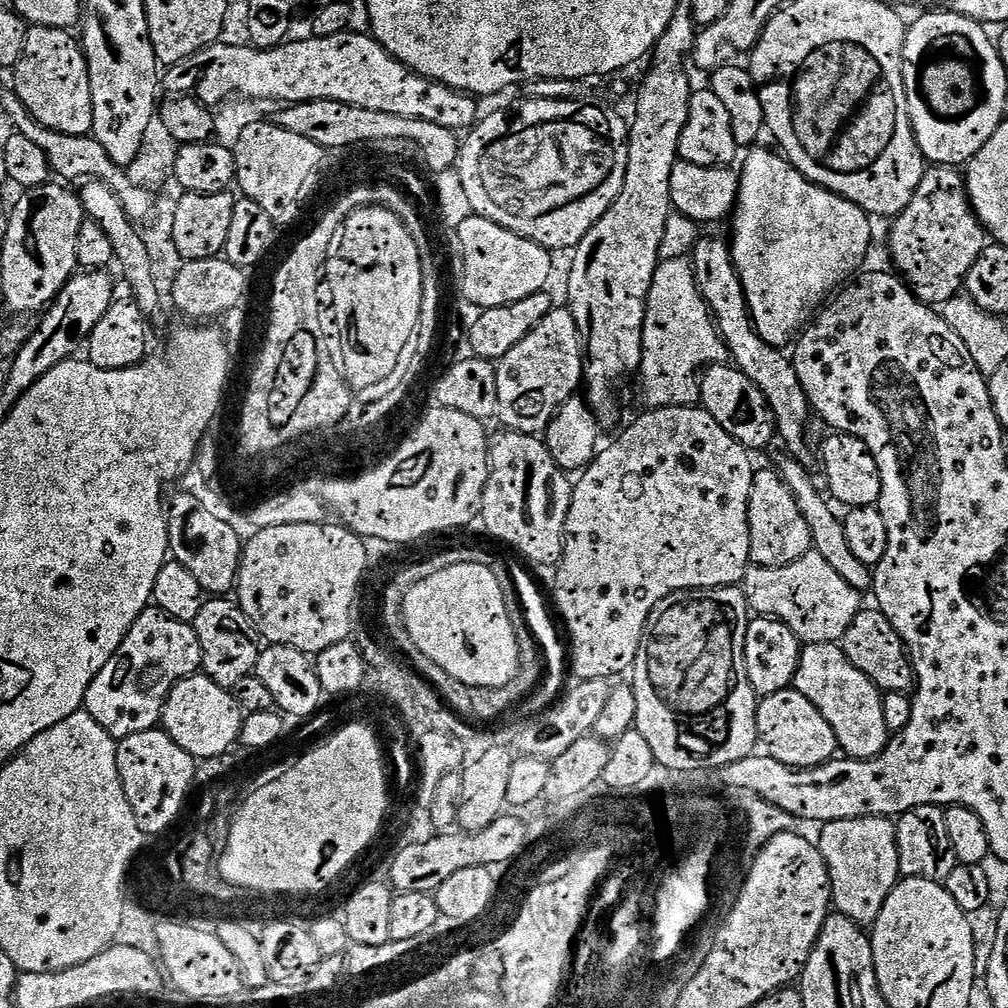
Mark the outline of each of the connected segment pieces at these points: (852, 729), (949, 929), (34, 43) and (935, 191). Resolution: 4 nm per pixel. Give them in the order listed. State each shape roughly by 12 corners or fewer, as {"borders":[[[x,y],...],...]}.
{"borders":[[[805,643],[796,691],[837,708],[836,743],[860,758],[890,739],[877,681],[839,643]],[[924,874],[870,928],[874,970],[975,968],[968,913]],[[29,27],[14,91],[42,126],[92,130],[88,63],[67,27]],[[929,167],[891,221],[895,271],[946,301],[986,245],[965,177]]]}

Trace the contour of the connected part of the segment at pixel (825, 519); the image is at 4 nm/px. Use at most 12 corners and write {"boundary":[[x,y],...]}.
{"boundary":[[784,454],[777,472],[790,486],[813,547],[852,589],[869,591],[869,565],[850,549],[841,517],[809,469]]}

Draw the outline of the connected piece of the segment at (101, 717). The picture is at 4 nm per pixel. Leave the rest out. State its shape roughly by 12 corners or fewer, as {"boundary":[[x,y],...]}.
{"boundary":[[144,608],[83,707],[113,738],[155,728],[201,671],[189,621]]}

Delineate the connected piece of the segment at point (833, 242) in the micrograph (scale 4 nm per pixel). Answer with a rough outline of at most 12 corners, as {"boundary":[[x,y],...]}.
{"boundary":[[779,151],[730,213],[752,327],[784,350],[861,267],[869,213]]}

